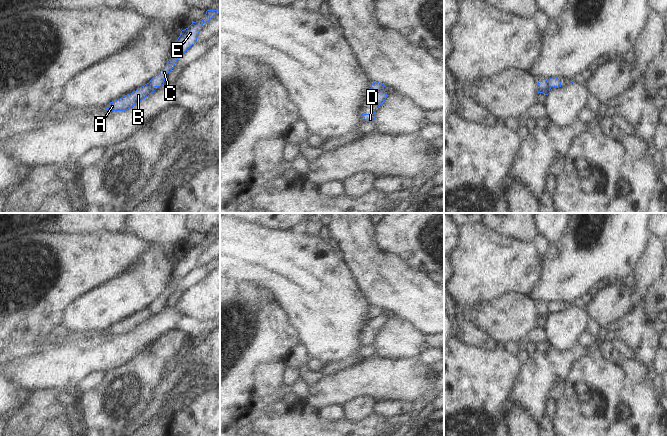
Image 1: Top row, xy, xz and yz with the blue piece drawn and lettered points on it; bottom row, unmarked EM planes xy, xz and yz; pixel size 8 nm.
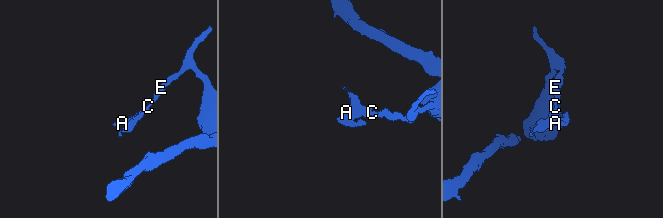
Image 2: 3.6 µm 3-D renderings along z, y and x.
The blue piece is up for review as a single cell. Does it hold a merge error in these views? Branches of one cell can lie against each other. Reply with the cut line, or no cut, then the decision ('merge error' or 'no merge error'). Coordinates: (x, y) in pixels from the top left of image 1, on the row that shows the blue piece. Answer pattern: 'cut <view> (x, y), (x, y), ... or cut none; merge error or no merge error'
cut xz (383, 89), (369, 98); merge error

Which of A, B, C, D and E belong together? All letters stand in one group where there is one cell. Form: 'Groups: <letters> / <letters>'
Groups: A B D / C E

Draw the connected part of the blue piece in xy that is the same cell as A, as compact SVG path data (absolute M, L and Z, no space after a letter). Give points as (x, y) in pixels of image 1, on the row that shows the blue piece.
M147 83L136 91L127 94L116 101L110 102L106 109L111 111L126 111L133 107L135 104L139 103L141 100L148 97L154 91L155 90L152 84Z

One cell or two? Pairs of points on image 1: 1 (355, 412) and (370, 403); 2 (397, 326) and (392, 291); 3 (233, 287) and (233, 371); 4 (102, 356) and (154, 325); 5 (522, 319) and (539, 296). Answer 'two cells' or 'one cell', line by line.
1: one cell
2: two cells
3: one cell
4: one cell
5: two cells

